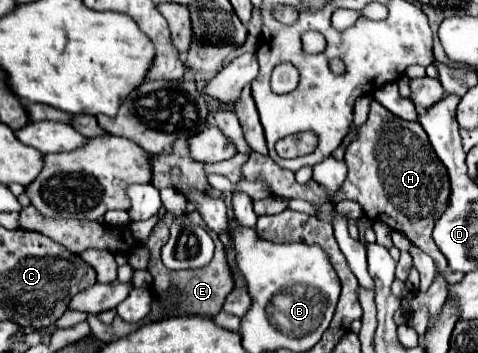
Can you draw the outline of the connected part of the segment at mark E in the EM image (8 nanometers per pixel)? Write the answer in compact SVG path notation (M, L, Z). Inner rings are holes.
M170 215L158 223L150 235L150 239L146 241L146 247L150 249L150 275L154 277L152 281L152 291L156 295L166 295L168 289L176 289L178 295L174 295L174 303L176 303L176 309L180 313L198 313L198 315L206 315L206 317L214 317L222 311L222 305L224 305L224 299L226 295L234 289L234 279L232 279L232 271L228 267L228 261L226 261L226 253L224 253L224 247L220 243L220 239L216 237L214 243L216 243L216 253L214 253L214 259L212 263L208 263L206 267L202 269L188 269L188 271L170 271L162 265L162 259L160 259L160 249L164 247L164 243L168 241L168 227L170 227Z

